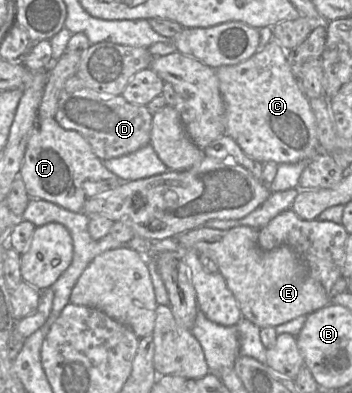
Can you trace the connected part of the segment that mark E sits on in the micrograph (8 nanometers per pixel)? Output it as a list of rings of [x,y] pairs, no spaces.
[[[201,226],[174,237],[183,249],[207,253],[216,262],[242,317],[258,328],[276,327],[299,316],[308,316],[331,302],[331,293],[310,276],[307,265],[291,247],[262,250],[258,245],[258,229],[239,226],[219,230]]]

